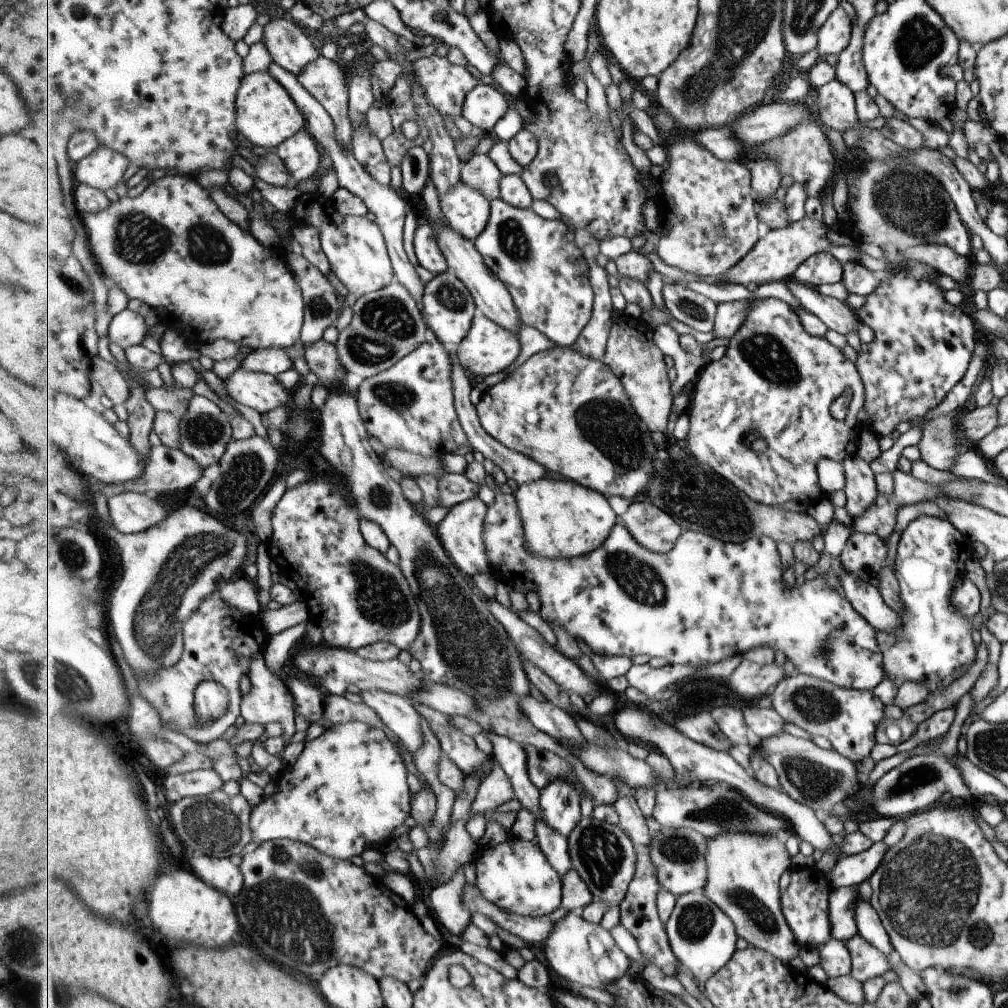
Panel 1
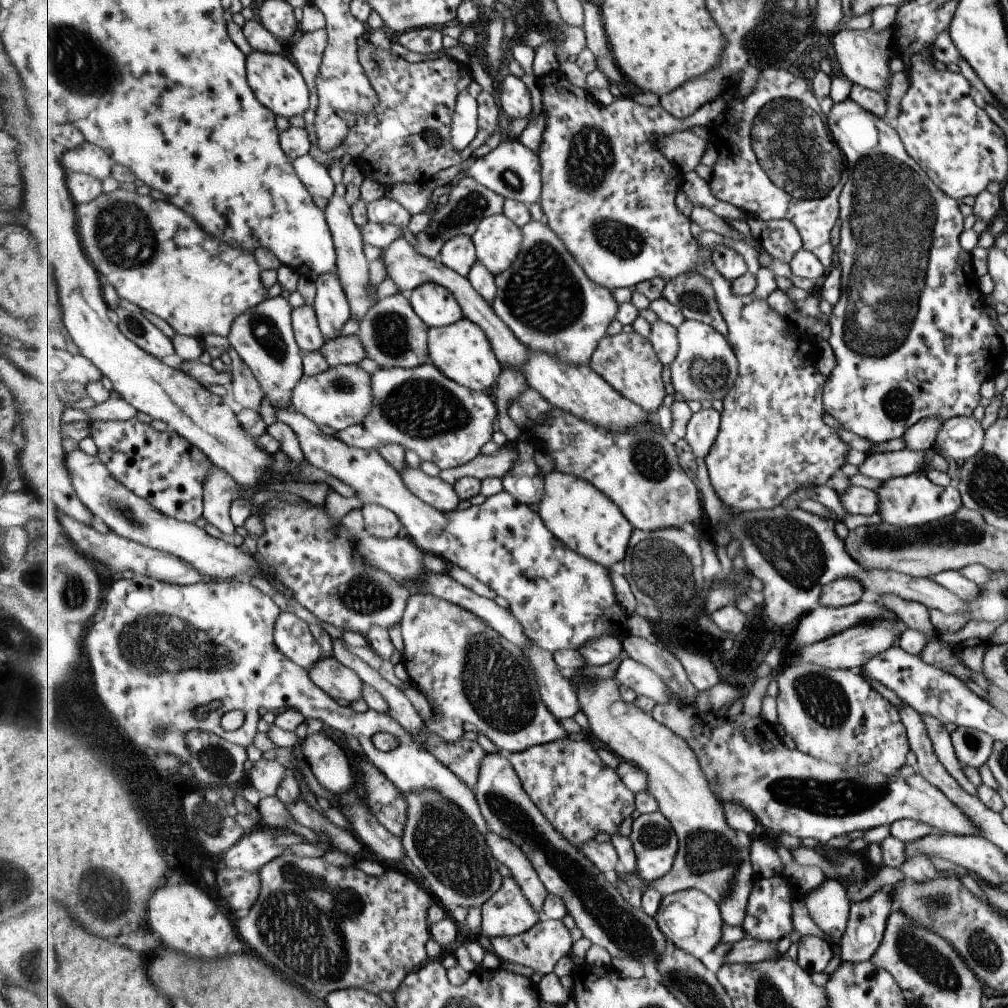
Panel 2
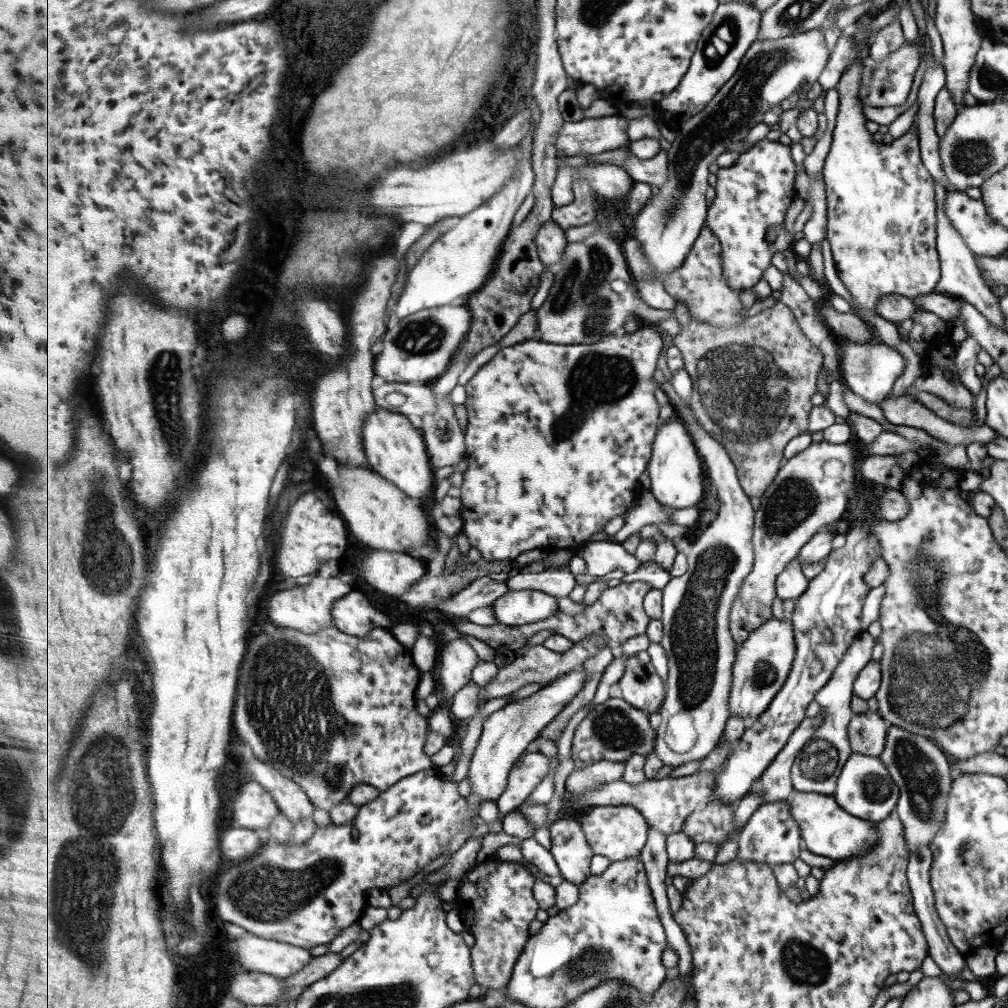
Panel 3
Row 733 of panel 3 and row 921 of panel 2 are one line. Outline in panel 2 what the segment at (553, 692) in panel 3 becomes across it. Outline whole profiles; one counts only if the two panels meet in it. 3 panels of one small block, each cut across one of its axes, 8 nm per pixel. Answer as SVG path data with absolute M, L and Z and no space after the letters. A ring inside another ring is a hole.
M512 876L504 878L503 888L482 906L481 915L478 931L490 939L523 934L543 920Z

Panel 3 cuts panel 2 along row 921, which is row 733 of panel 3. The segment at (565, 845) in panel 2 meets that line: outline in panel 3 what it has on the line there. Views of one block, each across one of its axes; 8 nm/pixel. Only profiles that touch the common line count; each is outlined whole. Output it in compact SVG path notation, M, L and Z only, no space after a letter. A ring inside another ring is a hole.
M610 699L595 706L578 724L572 738L571 754L576 767L587 767L603 760L627 762L633 755L655 752L657 732L649 722L649 716L634 708L624 699Z

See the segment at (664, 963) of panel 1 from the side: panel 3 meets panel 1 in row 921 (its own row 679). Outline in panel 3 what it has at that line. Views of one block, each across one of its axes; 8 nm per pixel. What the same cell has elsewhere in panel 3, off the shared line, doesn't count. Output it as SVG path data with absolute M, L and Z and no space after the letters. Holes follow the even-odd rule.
M648 651L629 657L619 686L626 702L649 714L661 710L668 690Z

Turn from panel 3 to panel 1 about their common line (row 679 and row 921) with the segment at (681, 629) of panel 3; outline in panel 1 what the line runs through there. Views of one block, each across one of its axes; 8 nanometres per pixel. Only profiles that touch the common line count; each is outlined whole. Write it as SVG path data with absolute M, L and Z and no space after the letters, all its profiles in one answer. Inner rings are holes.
M703 889L679 896L675 910L666 924L668 938L675 956L685 965L702 987L711 980L737 952L738 934L732 918L717 906Z

